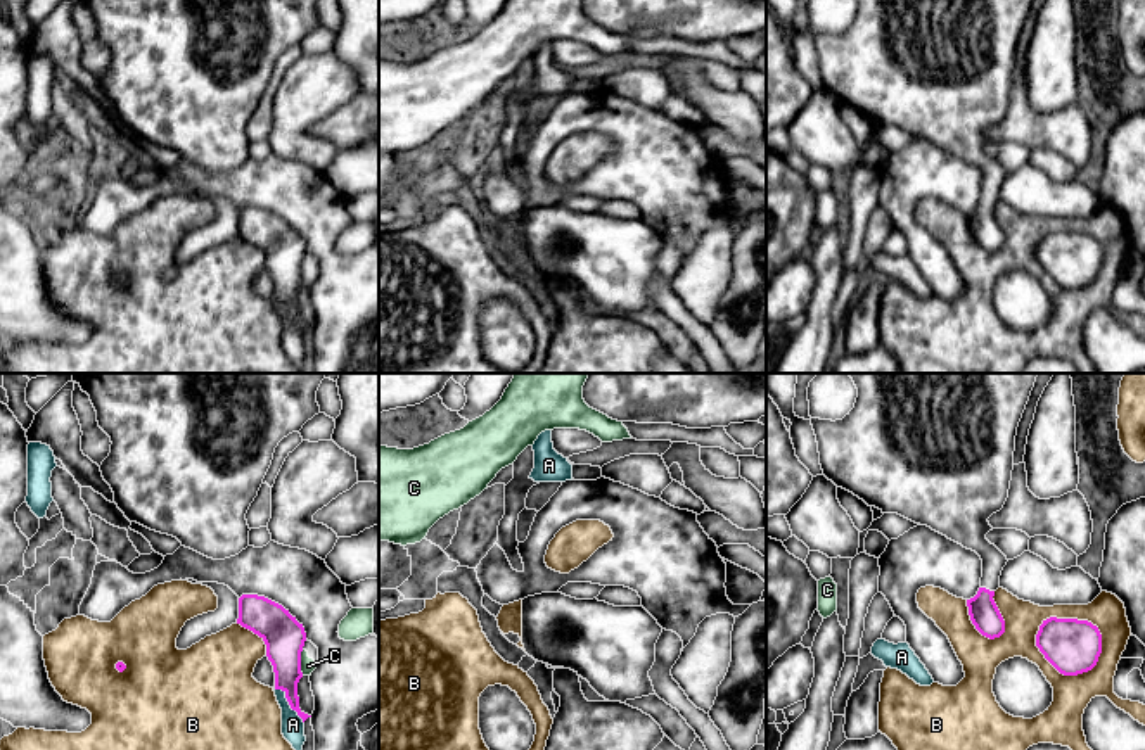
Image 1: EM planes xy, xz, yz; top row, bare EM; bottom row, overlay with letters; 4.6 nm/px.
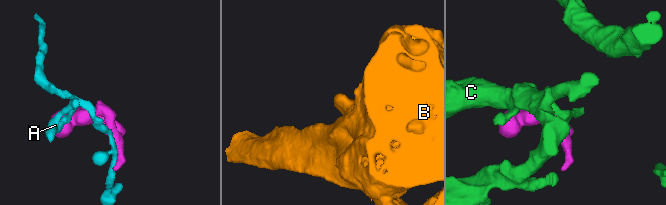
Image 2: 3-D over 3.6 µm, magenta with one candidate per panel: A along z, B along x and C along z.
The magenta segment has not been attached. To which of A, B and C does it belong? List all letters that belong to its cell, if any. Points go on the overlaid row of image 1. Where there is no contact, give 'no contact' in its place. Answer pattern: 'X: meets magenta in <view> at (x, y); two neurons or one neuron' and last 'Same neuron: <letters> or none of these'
A: meets magenta in xy at (289, 704); two neurons
B: meets magenta in yz at (1076, 619); two neurons
C: meets magenta in xy at (300, 662); two neurons
Same neuron: none of these

